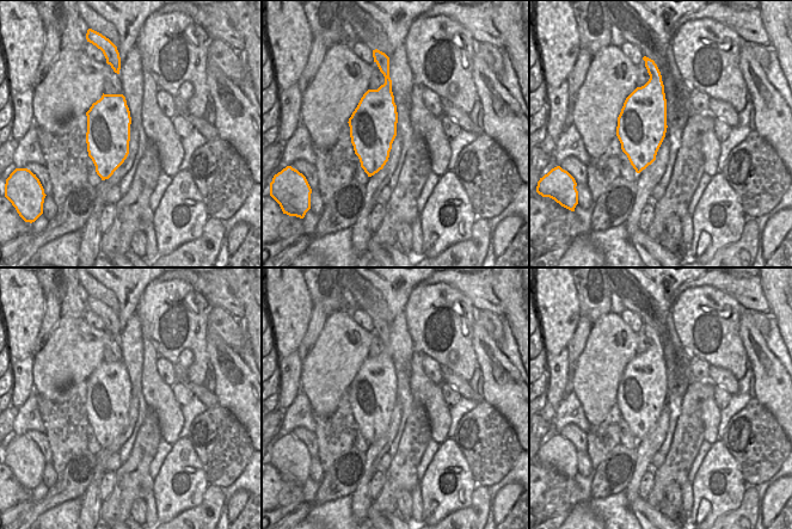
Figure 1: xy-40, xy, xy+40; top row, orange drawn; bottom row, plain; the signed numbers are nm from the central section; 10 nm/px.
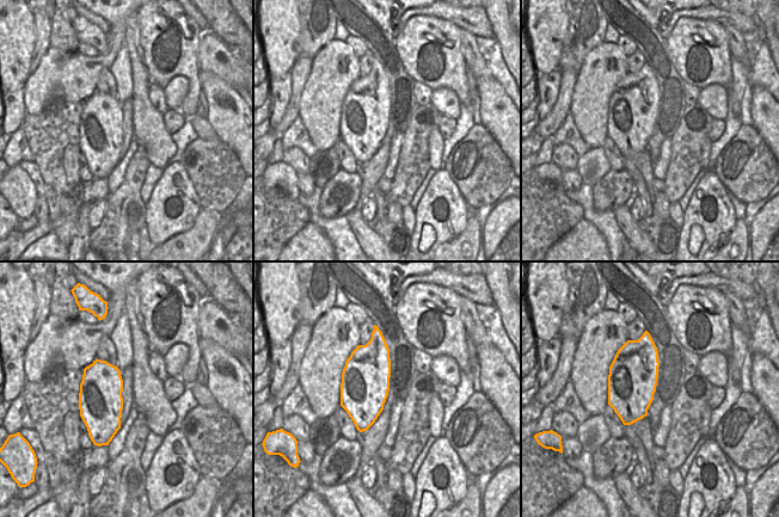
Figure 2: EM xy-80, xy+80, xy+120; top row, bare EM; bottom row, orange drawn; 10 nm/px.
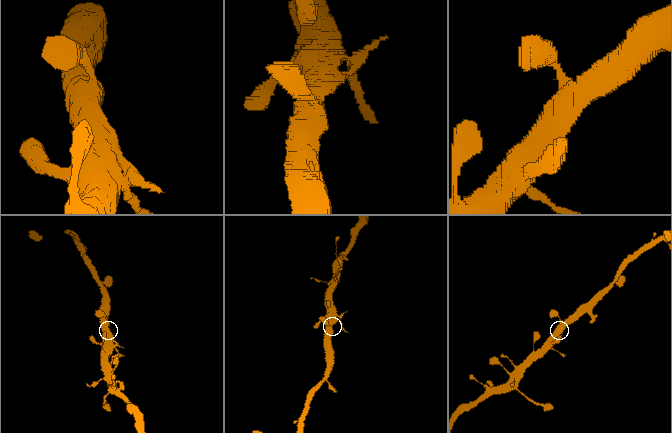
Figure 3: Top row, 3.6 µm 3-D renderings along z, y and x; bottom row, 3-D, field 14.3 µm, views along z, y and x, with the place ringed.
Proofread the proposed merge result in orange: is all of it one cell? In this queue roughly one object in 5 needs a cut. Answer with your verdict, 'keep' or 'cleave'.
keep

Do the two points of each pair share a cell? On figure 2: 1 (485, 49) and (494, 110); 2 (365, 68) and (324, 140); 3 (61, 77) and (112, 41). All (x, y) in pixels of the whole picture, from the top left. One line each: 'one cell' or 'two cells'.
1: two cells
2: two cells
3: one cell

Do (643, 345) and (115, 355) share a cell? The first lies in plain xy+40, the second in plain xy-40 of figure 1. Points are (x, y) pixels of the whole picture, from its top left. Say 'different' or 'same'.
same

